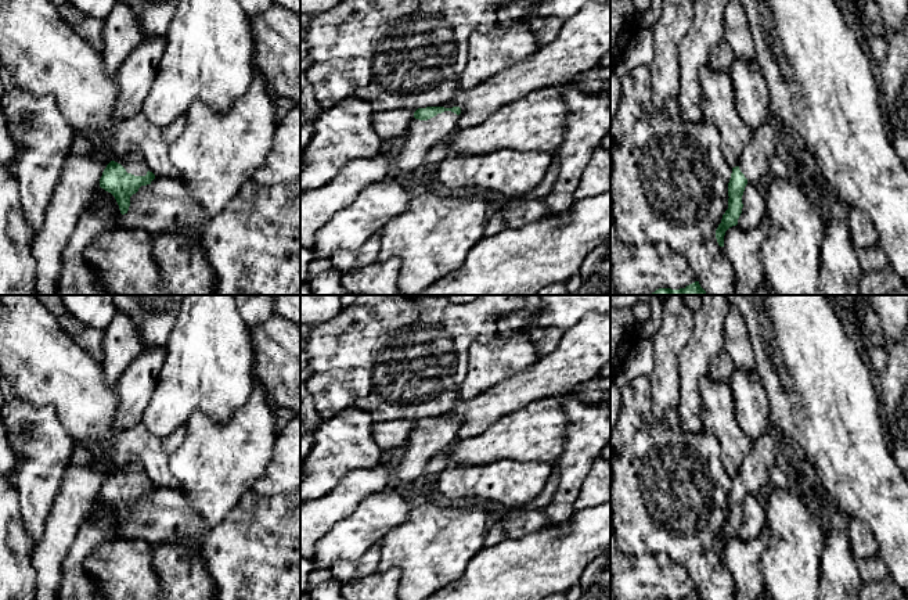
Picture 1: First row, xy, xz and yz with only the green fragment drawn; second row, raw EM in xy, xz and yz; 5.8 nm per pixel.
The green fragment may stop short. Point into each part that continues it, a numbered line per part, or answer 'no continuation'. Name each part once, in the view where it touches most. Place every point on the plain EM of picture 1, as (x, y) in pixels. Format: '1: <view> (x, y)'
1: xz (421, 446)

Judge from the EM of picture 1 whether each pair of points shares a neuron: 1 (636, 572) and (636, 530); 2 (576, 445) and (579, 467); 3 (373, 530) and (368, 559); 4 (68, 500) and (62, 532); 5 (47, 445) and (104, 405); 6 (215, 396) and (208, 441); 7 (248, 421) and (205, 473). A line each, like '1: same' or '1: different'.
1: different
2: same
3: different
4: same
5: different
6: different
7: same

